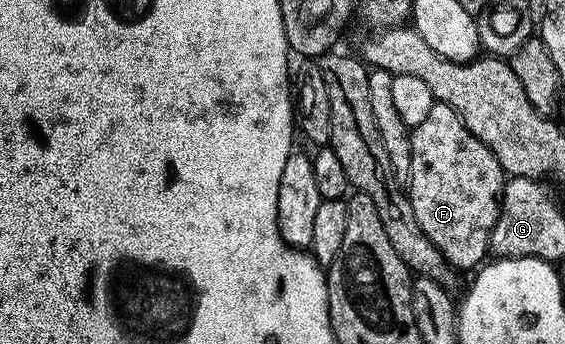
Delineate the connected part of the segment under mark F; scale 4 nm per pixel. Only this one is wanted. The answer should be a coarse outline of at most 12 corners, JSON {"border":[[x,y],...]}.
{"border":[[435,101],[405,190],[456,271],[488,257],[505,181]]}

